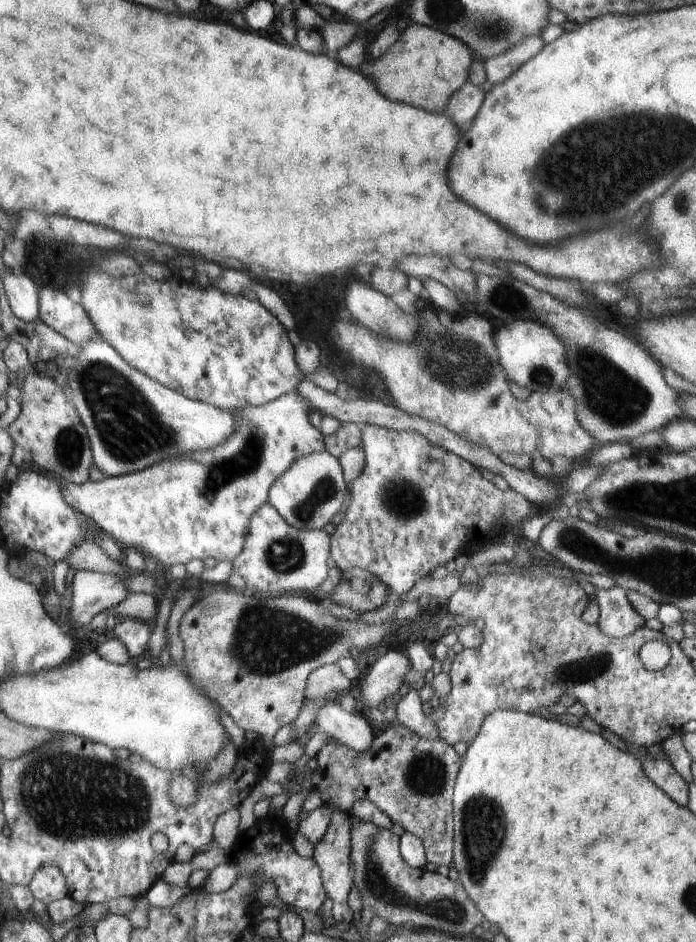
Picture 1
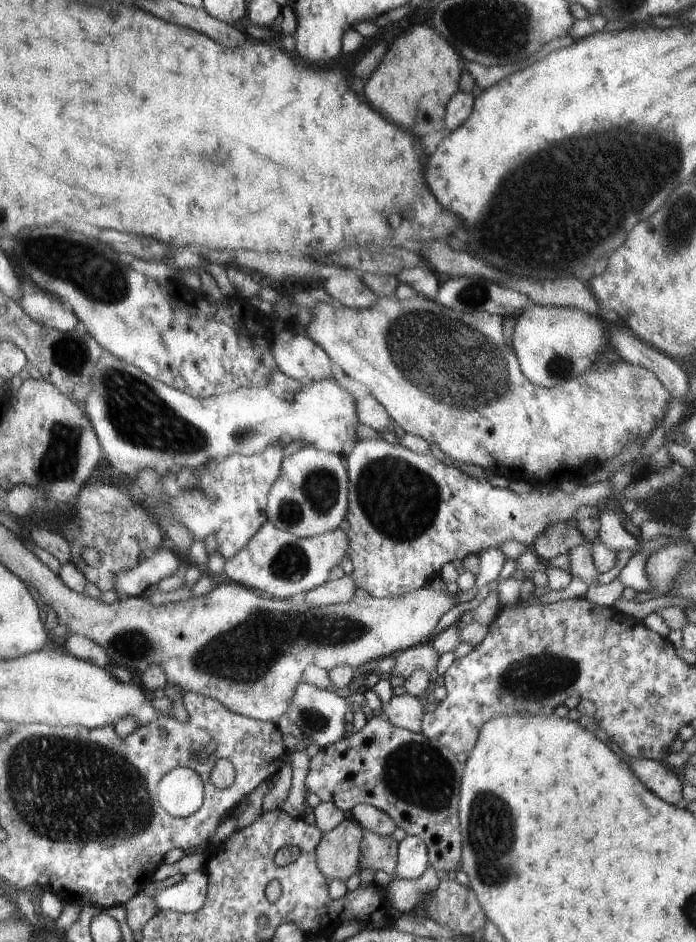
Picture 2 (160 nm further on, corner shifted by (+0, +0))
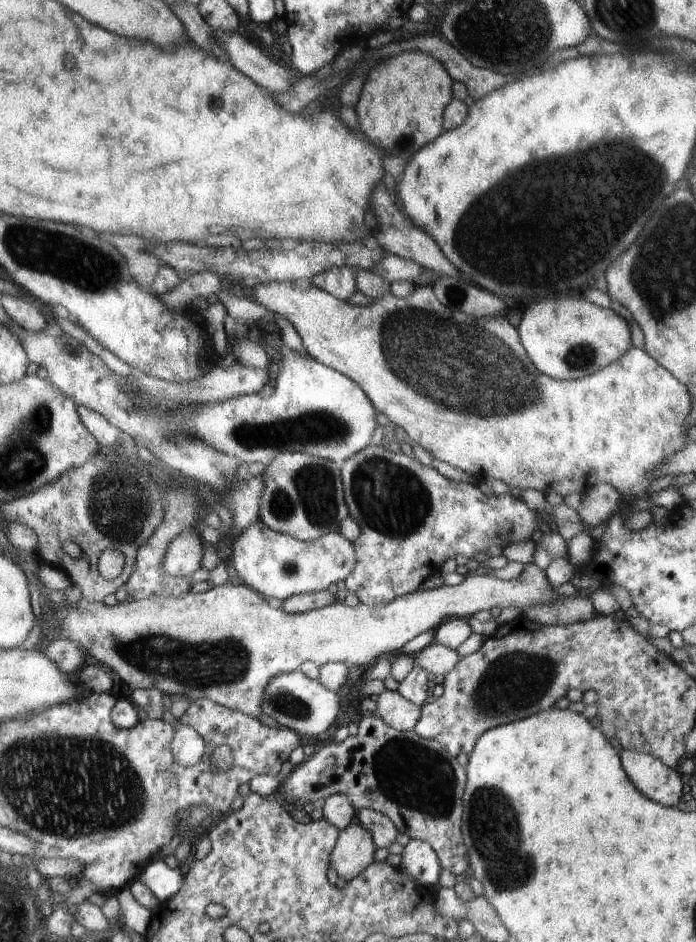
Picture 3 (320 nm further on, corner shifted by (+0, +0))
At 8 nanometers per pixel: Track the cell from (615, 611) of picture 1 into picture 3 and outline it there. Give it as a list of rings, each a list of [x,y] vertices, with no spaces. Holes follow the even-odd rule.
[[[598,482],[598,484],[594,484],[592,488],[586,490],[583,494],[582,502],[576,512],[586,528],[598,528],[598,526],[606,523],[617,513],[618,503],[623,499],[610,482]]]

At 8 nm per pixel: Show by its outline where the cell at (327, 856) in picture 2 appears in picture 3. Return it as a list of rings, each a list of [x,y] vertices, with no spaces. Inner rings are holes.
[[[355,821],[338,832],[336,846],[329,855],[329,864],[338,876],[352,881],[374,863],[376,851],[370,834]]]

